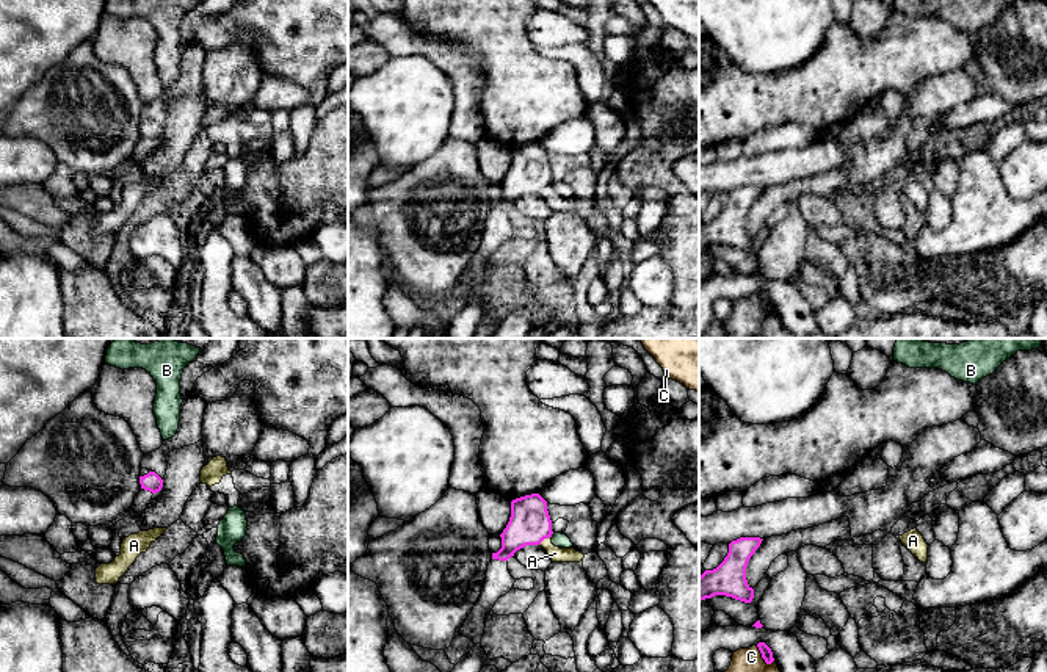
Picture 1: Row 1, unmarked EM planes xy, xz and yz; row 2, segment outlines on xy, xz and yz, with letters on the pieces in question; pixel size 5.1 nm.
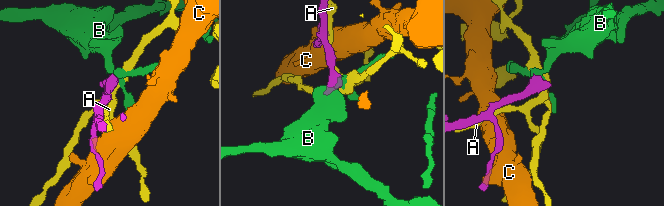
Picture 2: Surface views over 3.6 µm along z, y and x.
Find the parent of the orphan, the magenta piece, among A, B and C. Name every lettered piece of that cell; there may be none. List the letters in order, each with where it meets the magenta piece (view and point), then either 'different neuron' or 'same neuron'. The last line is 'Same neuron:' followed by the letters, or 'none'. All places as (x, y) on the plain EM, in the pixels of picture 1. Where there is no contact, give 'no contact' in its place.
A: meets magenta in xz at (544, 187); different neuron
B: meets magenta in xz at (552, 182); different neuron
C: meets magenta in yz at (762, 306); different neuron
Same neuron: none

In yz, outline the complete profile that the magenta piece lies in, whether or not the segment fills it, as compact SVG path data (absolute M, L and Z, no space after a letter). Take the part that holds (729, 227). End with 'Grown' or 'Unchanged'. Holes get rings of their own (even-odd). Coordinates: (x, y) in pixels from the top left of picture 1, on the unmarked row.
M740 186L732 190L724 210L716 218L705 219L699 226L699 249L726 244L751 252L754 238L748 233L746 216L762 190L760 186Z. Unchanged

